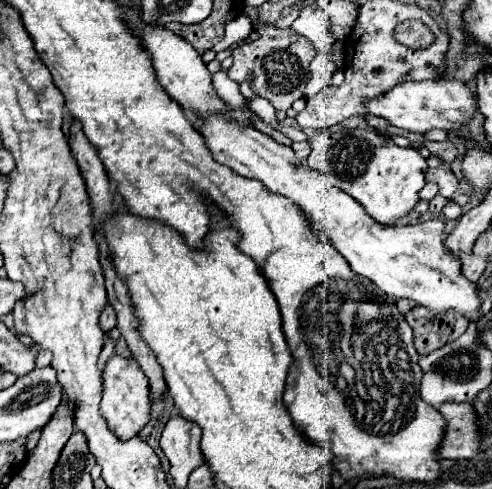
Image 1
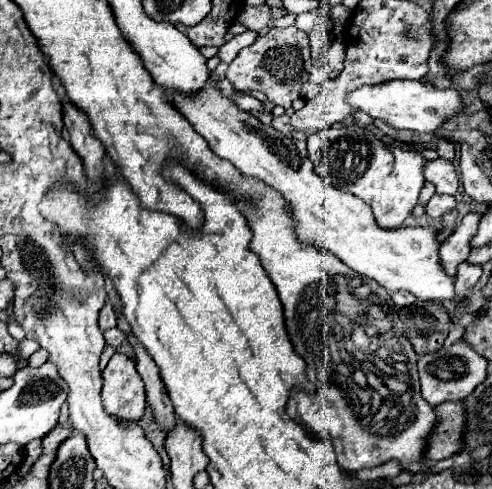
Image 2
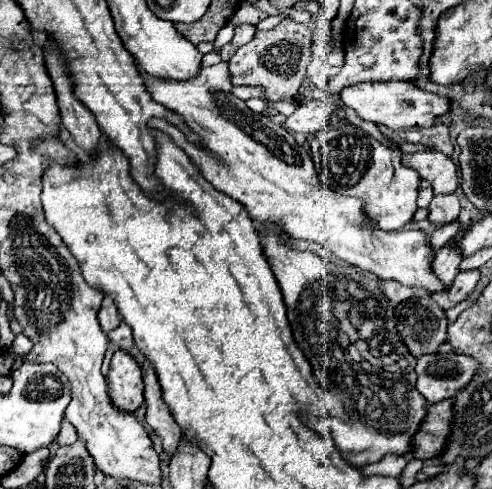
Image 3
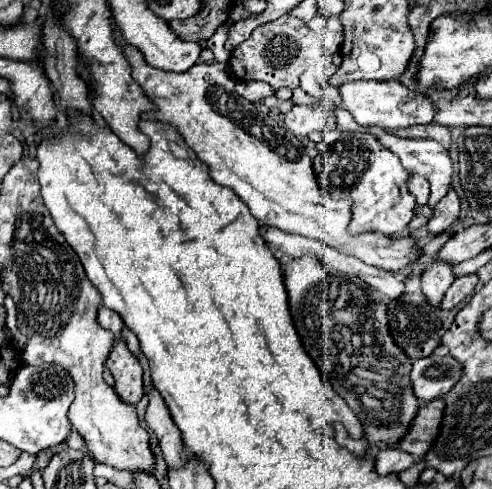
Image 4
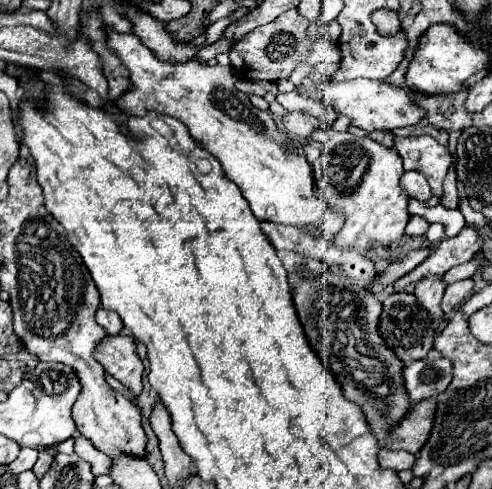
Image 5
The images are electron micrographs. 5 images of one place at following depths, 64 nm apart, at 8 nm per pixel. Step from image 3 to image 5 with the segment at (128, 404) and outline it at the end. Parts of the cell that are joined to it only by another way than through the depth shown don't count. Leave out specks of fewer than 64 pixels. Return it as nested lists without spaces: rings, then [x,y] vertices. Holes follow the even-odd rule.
[[[108,336],[98,346],[96,358],[108,374],[112,374],[132,392],[134,398],[140,396],[144,366],[136,354],[136,342],[132,336]]]

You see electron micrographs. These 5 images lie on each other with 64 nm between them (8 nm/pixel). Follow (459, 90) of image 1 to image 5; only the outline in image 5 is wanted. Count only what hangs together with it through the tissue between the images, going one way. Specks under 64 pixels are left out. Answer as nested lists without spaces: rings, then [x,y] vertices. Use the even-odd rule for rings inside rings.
[[[352,80],[352,82],[324,82],[318,84],[318,96],[324,104],[332,106],[338,114],[344,114],[352,118],[354,126],[372,132],[372,130],[394,130],[400,126],[412,126],[424,120],[424,108],[420,108],[416,102],[410,100],[410,92],[404,88],[386,84],[386,82],[374,82],[374,80]]]

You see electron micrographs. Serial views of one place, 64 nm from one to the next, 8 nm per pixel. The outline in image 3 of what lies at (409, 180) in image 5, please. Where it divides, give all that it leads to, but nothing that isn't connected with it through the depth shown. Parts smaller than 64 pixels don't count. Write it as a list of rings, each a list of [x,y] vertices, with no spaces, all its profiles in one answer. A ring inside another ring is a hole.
[[[422,180],[420,182],[420,192],[418,192],[418,206],[428,206],[430,200],[432,200],[432,196],[434,196],[432,186],[426,180]]]

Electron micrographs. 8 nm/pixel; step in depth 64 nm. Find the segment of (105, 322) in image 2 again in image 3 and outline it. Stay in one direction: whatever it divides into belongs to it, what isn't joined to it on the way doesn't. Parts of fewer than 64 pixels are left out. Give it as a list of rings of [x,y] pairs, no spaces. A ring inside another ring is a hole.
[[[104,304],[98,312],[98,320],[100,320],[100,326],[104,332],[110,332],[114,328],[118,328],[120,324],[120,316],[116,312],[116,306],[114,304]]]

